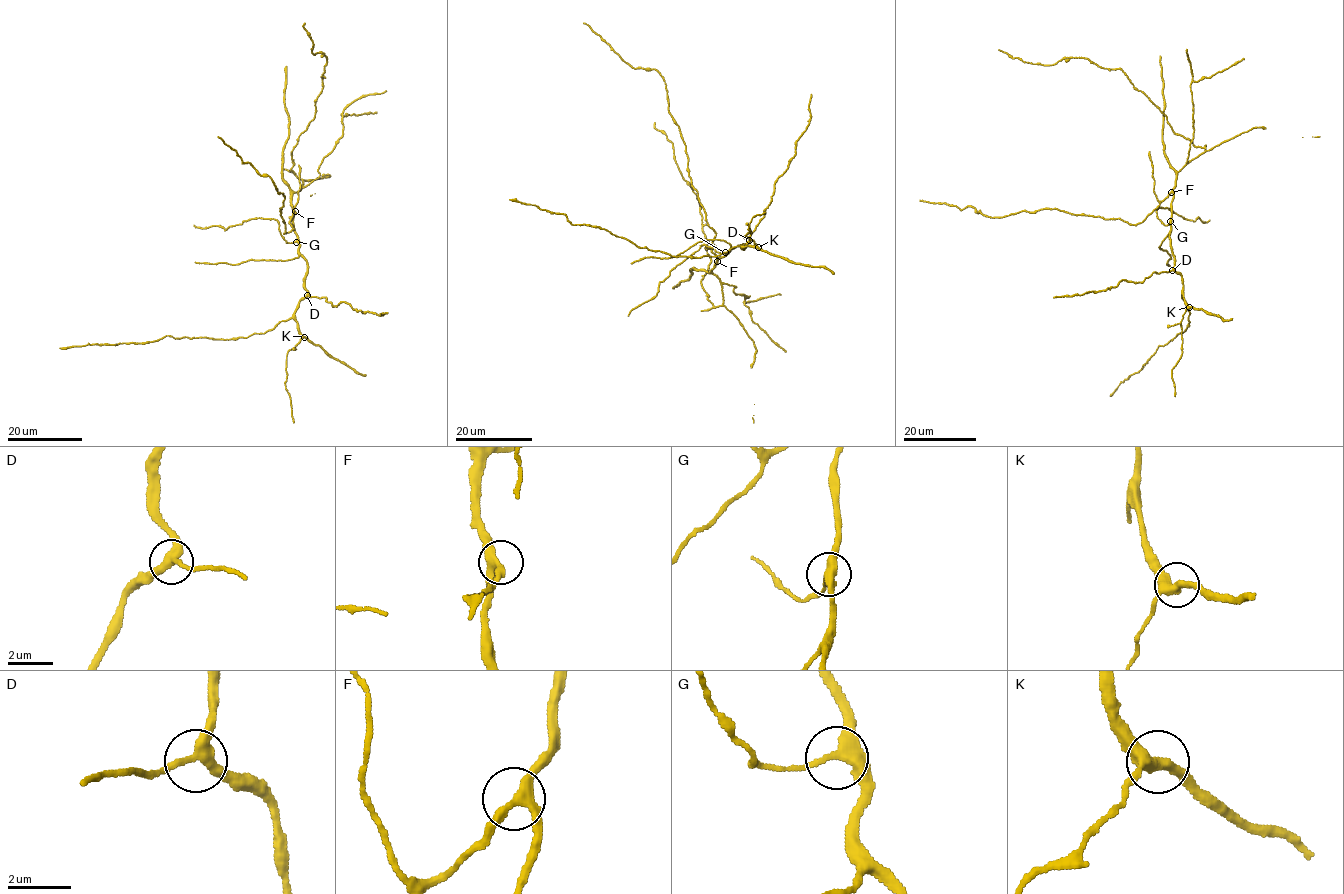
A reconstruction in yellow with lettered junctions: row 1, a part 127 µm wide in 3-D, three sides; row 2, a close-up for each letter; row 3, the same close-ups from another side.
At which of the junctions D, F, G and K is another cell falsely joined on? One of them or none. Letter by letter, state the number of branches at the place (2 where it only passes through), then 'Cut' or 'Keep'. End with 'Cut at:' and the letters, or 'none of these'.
D: Branches: 3. Keep
F: Branches: 3. Keep
G: Branches: 3. Keep
K: Branches: 3. Keep
Cut at: none of these

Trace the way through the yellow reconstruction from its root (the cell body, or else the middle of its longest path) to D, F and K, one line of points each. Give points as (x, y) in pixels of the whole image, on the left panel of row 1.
D: (298, 236), (299, 254), (306, 263), (307, 295)
F: (298, 236), (293, 224), (295, 211)
K: (298, 236), (299, 254), (306, 263), (305, 290), (307, 295), (299, 302), (294, 320), (304, 337)

